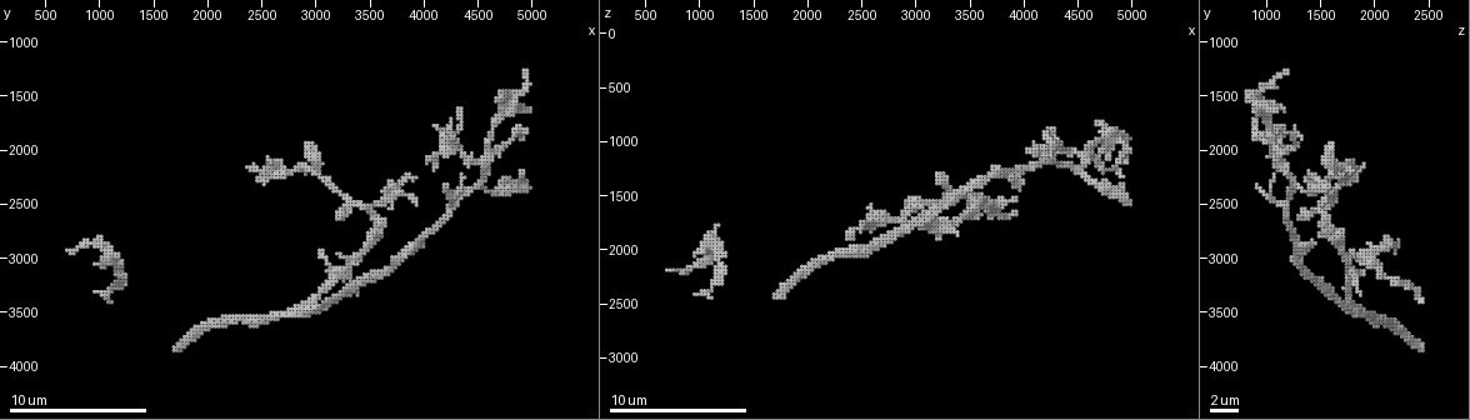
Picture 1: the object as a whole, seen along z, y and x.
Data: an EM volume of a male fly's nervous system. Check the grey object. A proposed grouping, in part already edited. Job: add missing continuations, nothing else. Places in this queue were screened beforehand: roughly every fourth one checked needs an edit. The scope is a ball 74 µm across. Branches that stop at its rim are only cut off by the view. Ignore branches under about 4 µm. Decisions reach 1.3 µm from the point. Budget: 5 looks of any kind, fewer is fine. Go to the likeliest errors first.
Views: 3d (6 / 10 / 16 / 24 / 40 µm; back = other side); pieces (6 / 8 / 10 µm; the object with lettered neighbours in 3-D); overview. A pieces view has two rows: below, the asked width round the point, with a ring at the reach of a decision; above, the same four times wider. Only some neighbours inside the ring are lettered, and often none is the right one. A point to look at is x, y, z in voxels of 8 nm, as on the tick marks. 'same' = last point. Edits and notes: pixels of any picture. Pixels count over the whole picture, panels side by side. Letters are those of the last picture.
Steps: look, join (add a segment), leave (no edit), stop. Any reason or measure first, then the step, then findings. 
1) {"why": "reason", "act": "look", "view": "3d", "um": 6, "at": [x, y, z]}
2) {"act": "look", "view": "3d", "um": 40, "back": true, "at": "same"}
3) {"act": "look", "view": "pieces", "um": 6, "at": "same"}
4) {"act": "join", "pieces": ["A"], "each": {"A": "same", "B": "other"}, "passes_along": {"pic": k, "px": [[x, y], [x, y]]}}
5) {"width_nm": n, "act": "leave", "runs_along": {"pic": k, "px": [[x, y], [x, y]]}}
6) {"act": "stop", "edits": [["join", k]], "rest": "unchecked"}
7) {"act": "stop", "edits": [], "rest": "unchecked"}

{"why": "end of a long branch", "act": "look", "view": "3d", "um": 10, "at": [4980, 1280, 1200]}

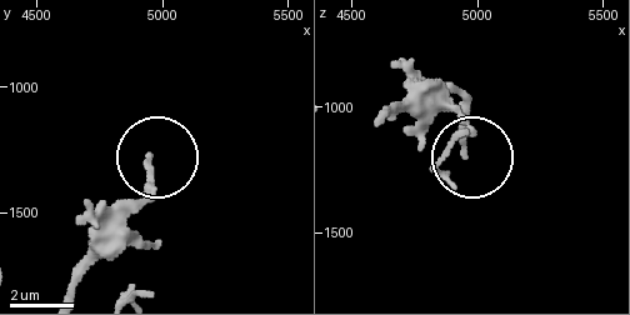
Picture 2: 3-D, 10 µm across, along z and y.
{"why": "see the neighbours", "act": "look", "view": "pieces", "um": 6, "at": [4960, 1270, 1180]}

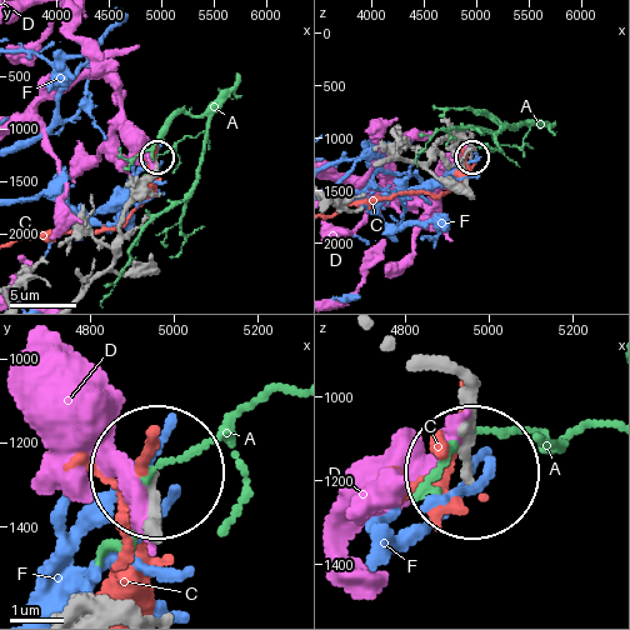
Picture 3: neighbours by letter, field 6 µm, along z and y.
{"act": "leave", "each": {"A": "other", "C": "other", "D": "other", "F": "other"}, "runs_along": {"pic": 3, "px": [[79, 294], [111, 260], [125, 204], [154, 173], [156, 158]]}, "found": "no lettered segment goes on from it"}

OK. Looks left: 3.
{"why": "free end", "act": "look", "view": "pieces", "um": 6, "at": [4220, 2360, 920]}

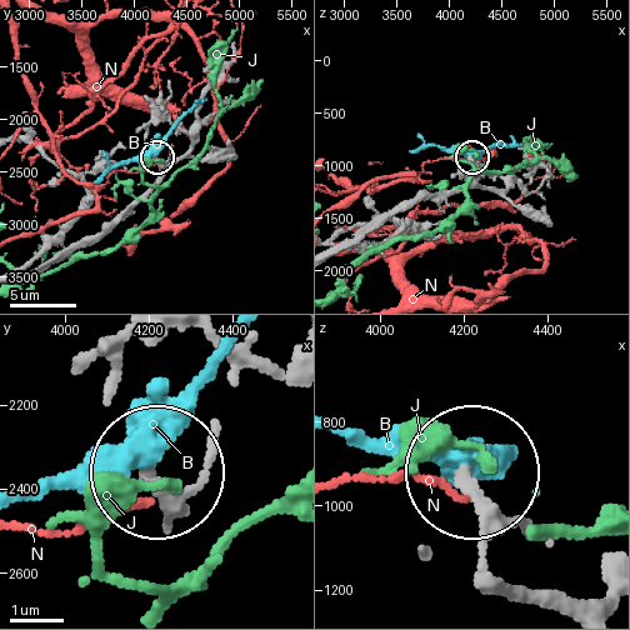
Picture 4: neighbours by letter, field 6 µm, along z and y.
{"width_nm": 180, "act": "leave", "each": {"B": "other", "J": "other", "N": "other"}, "runs_along": {"pic": 4, "px": [[343, 249], [418, 201], [471, 184], [473, 158]]}, "found": "no lettered segment goes on from it"}

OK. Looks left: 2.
{"act": "look", "view": "pieces", "um": 10, "at": [2380, 2160, 1860]}

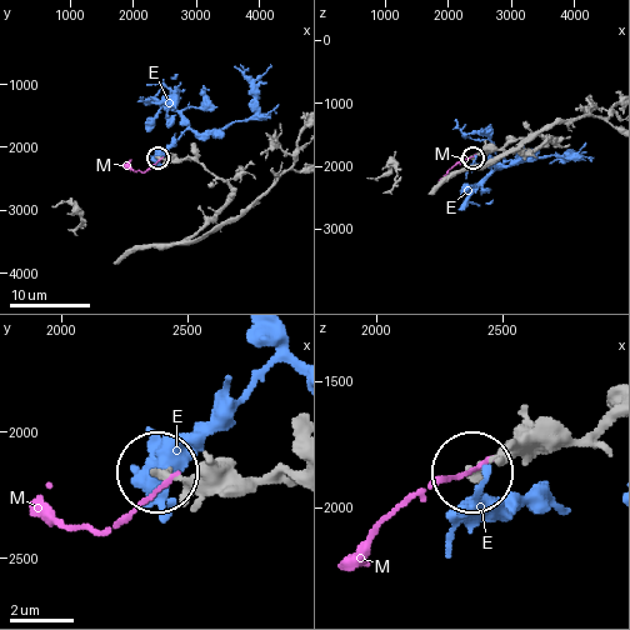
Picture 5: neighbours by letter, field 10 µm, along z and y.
{"width_nm": 270, "act": "leave", "each": {"E": "other", "M": "other"}, "runs_along": {"pic": 5, "px": [[196, 231], [223, 205], [230, 188], [190, 159], [156, 158]]}, "found": "no lettered segment goes on from it"}

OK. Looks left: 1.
{"act": "stop", "edits": [], "rest": "unchecked"}

